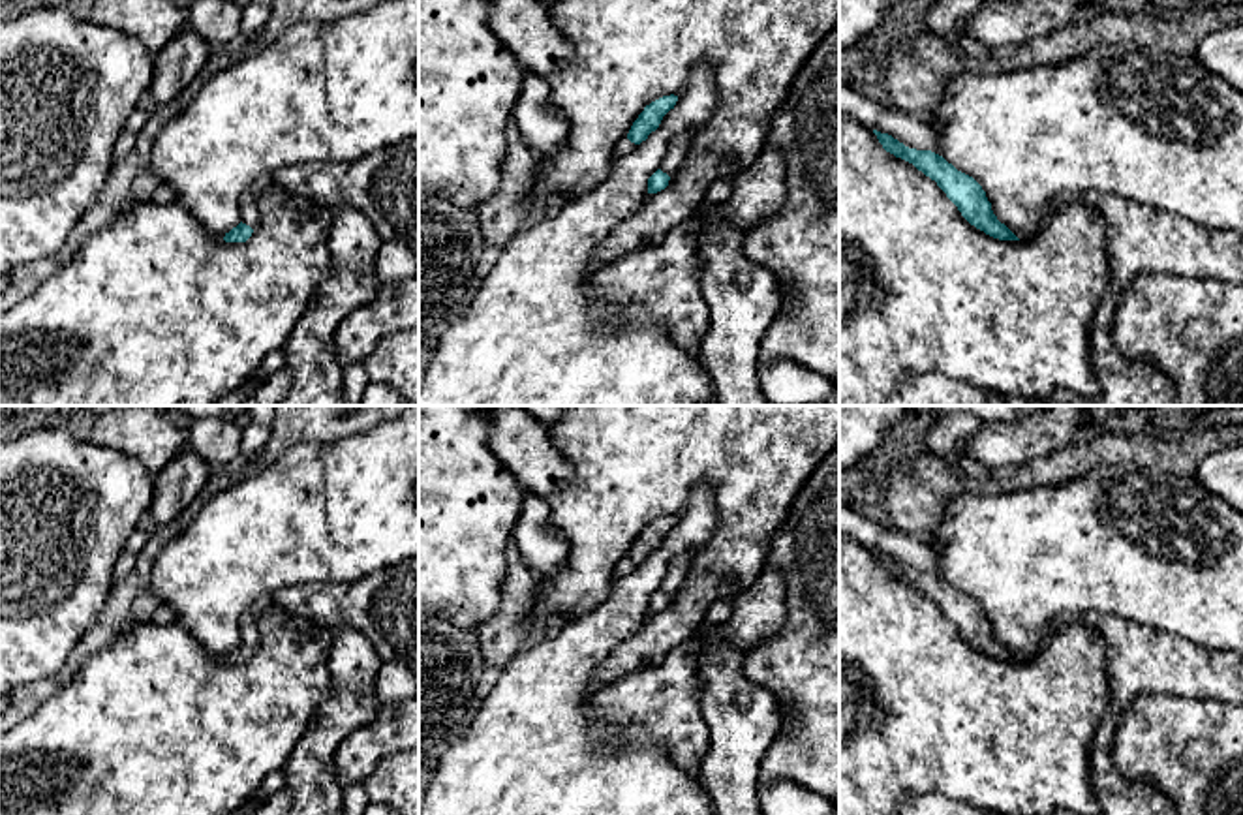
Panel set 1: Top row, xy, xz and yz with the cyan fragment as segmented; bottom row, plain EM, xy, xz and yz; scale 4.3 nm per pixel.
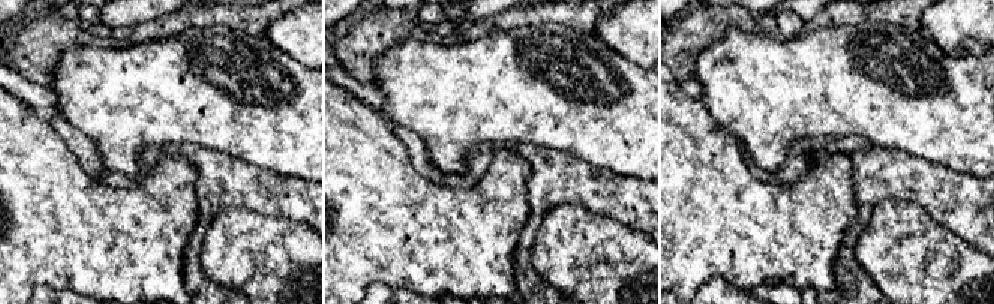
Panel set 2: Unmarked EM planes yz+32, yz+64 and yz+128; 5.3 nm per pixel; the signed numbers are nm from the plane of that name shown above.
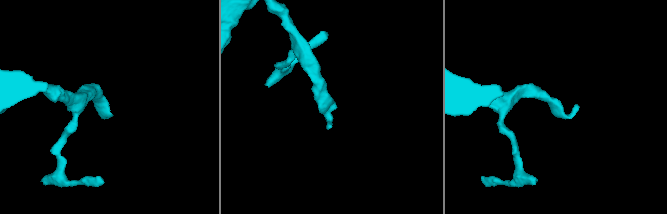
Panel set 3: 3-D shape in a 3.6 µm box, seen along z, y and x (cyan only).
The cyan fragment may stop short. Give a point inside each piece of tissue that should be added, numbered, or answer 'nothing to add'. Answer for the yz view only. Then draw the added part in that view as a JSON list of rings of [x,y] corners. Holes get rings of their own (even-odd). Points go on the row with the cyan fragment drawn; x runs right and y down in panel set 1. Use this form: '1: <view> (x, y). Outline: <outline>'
nothing to add

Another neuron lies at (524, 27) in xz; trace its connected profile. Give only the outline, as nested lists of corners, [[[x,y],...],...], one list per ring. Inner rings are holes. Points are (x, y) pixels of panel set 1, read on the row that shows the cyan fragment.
[[[490,0],[488,26],[528,73],[546,79],[571,62],[571,43],[539,0]]]

